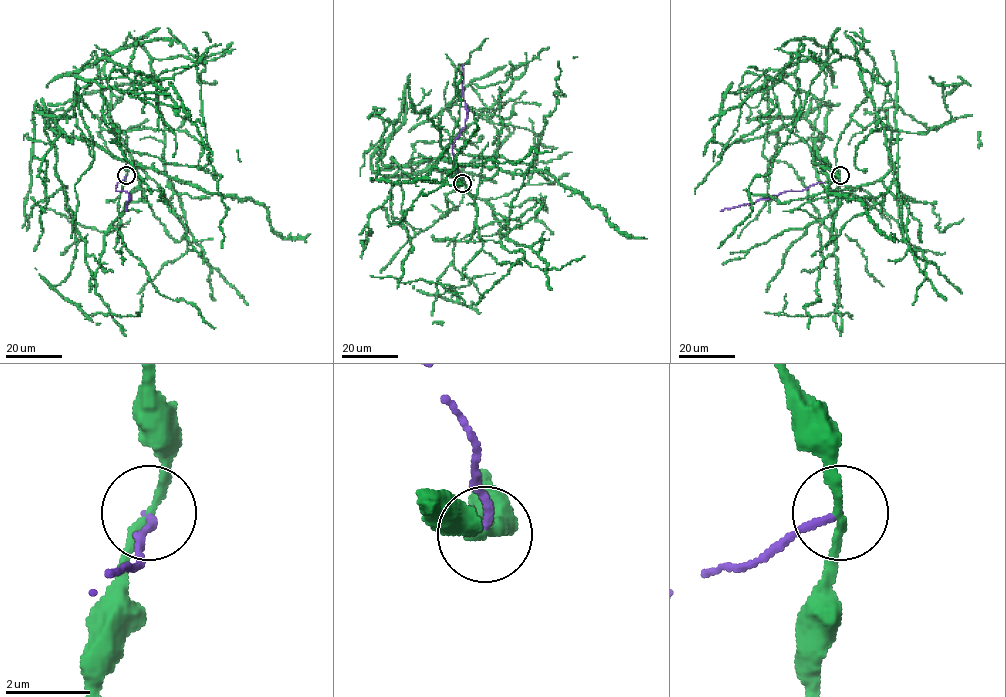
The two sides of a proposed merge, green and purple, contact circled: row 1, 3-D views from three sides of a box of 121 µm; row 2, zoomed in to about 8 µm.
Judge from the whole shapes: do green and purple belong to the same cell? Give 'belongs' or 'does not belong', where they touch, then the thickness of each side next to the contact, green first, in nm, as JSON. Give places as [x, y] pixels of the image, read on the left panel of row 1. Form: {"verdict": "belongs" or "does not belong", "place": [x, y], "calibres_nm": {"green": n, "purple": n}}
{"verdict": "does not belong", "place": [126, 175], "calibres_nm": {"green": 190, "purple": 160}}

